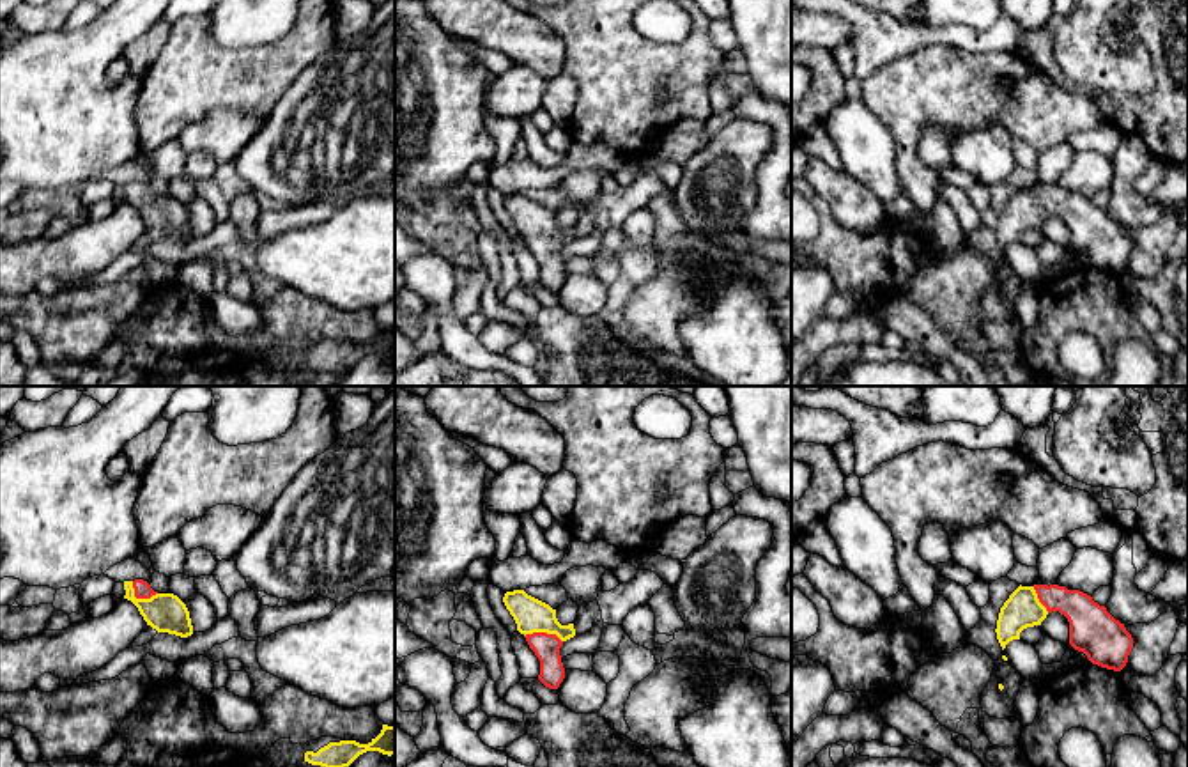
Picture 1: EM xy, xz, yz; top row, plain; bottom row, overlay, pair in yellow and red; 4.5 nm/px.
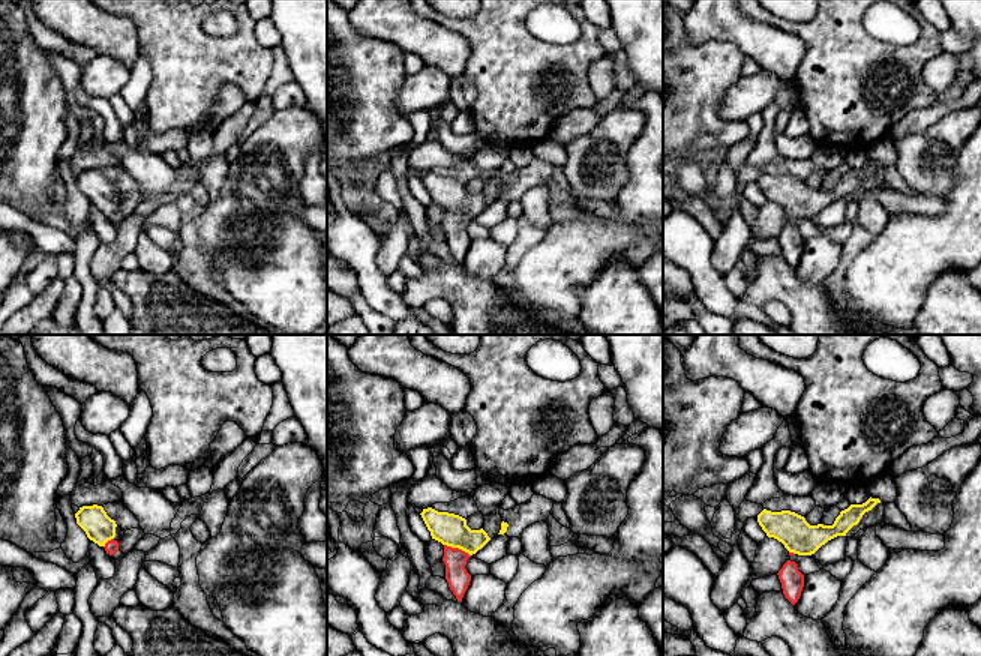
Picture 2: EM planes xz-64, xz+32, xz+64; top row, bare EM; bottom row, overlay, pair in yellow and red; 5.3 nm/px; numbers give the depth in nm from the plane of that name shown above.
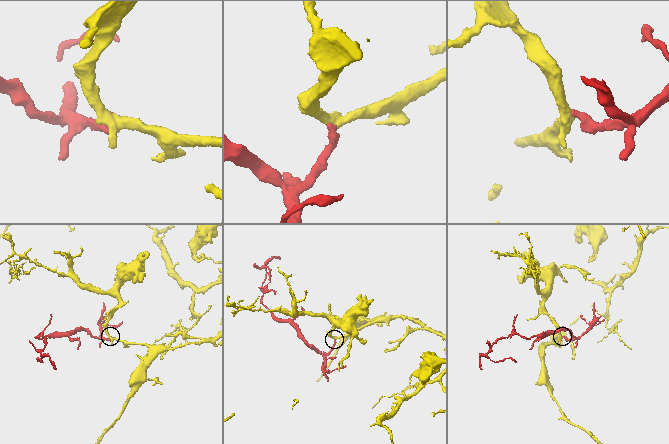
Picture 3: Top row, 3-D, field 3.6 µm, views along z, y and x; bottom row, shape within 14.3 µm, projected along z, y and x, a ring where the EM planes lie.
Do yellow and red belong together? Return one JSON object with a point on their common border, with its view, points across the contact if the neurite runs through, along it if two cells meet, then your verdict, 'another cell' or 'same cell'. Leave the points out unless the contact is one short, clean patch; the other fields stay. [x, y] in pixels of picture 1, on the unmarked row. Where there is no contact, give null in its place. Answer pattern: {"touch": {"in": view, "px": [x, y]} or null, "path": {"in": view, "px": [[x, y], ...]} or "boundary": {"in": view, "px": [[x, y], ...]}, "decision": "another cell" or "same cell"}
{"touch": {"in": "xz", "px": [544, 234]}, "path": {"in": "xz", "px": [[532, 218], [544, 234], [546, 250]]}, "decision": "same cell"}

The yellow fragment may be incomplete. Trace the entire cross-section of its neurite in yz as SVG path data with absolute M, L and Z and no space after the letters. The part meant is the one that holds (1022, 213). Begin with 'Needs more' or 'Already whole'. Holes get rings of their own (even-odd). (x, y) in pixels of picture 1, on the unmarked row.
Needs more. M1020 188L1009 198L1000 211L995 232L1002 253L1009 244L1020 243L1023 232L1041 229L1052 214L1068 221L1069 248L1084 255L1092 267L1114 275L1126 269L1133 241L1124 227L1091 198L1059 188Z

